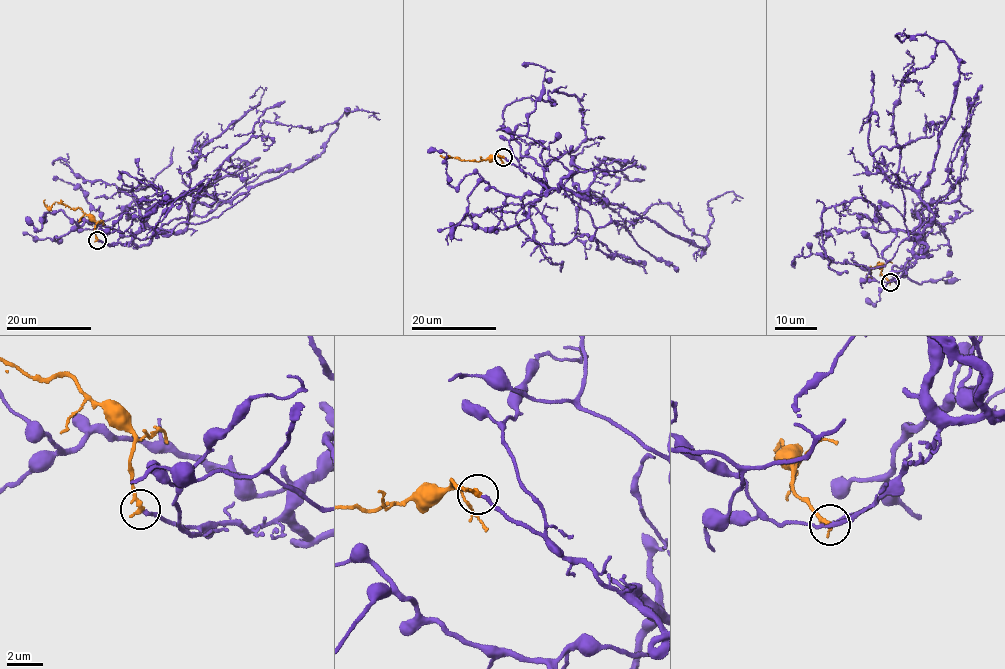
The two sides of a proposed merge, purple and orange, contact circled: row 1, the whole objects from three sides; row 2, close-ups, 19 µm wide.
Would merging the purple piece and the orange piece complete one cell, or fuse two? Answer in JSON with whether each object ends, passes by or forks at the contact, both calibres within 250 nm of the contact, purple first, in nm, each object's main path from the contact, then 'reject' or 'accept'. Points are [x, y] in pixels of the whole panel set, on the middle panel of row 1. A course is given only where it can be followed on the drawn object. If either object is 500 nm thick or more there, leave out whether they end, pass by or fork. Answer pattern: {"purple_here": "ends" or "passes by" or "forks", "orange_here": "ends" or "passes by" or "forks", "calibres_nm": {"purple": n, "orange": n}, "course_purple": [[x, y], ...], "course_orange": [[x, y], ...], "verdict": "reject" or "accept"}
{"purple_here": "ends", "orange_here": "ends", "calibres_nm": {"purple": 190, "orange": 320}, "course_purple": [[504, 157], [550, 188], [626, 206], [702, 250], [709, 242], [666, 203], [653, 204], [633, 223], [642, 222]], "course_orange": [[503, 157], [498, 153], [478, 161], [441, 155]], "verdict": "accept"}

